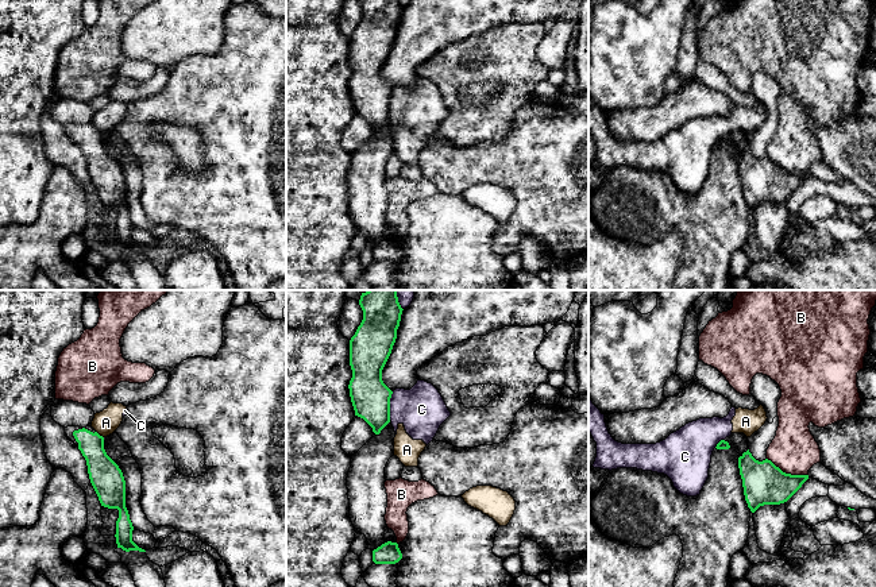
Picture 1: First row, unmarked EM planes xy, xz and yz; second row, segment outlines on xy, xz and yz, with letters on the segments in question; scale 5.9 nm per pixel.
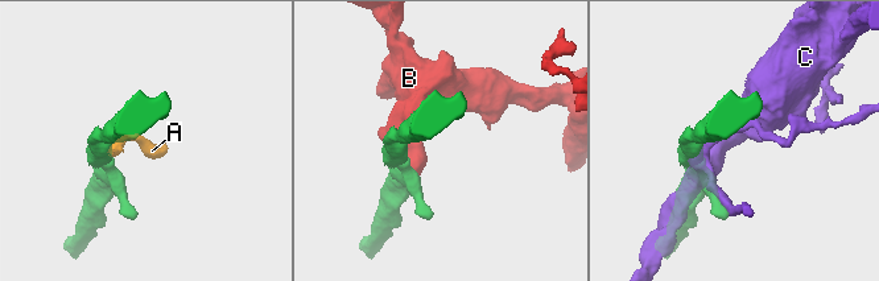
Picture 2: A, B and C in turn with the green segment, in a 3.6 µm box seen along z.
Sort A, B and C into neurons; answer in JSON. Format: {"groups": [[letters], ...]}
{"groups": [["A", "C"], ["B"]]}

